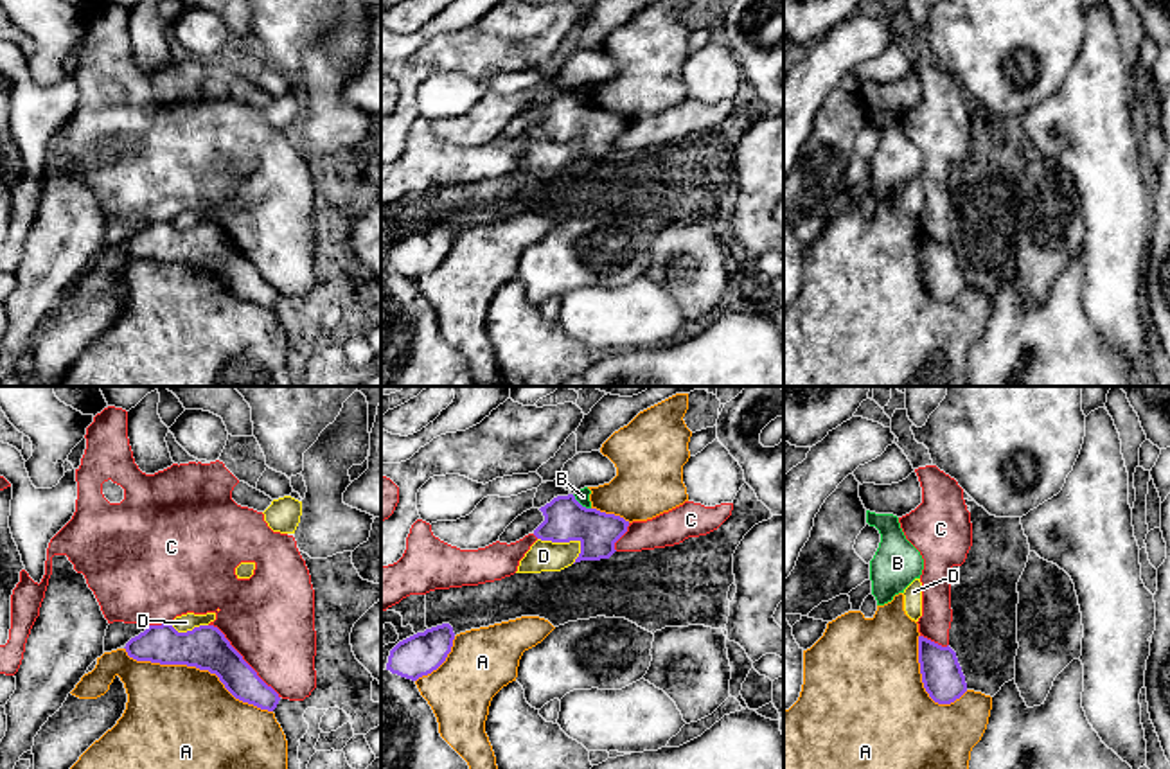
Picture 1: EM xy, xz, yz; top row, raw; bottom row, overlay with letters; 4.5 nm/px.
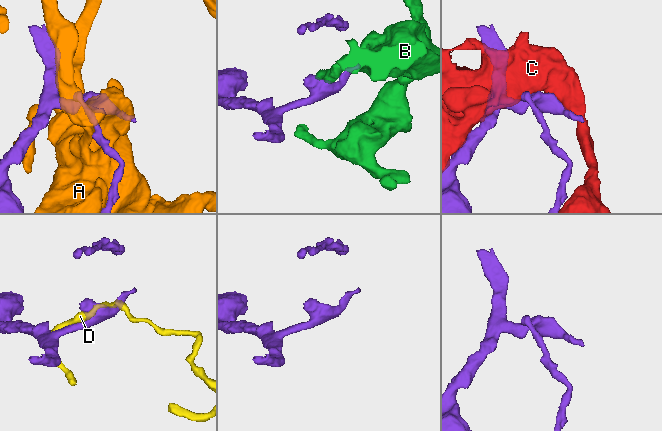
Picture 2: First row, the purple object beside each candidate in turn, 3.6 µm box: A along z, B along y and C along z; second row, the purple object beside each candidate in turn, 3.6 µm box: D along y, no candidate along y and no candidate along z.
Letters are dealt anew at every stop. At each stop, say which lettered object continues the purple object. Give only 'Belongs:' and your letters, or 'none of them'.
Belongs: none of them

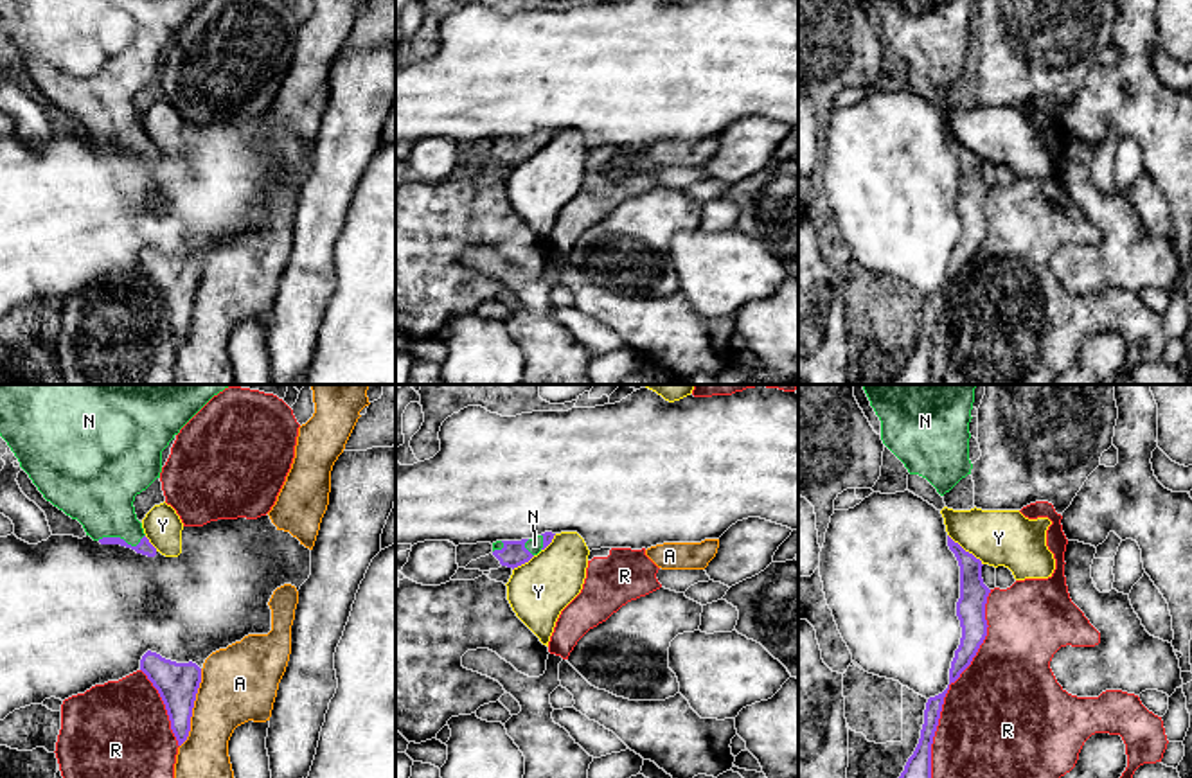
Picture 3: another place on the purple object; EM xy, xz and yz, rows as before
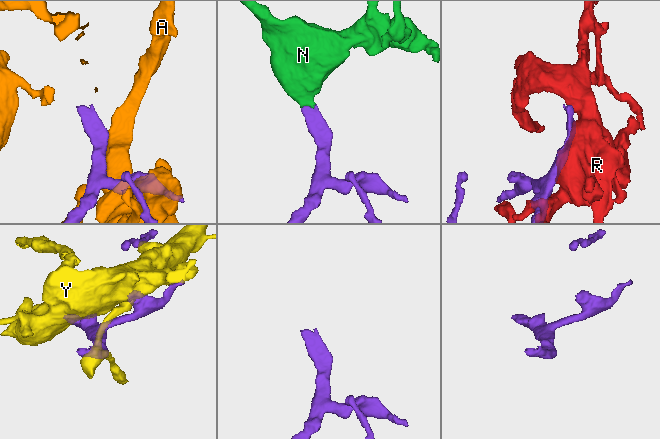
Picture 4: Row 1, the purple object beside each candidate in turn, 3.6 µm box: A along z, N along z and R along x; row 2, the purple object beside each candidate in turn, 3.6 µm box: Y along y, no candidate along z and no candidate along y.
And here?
Belongs: N

